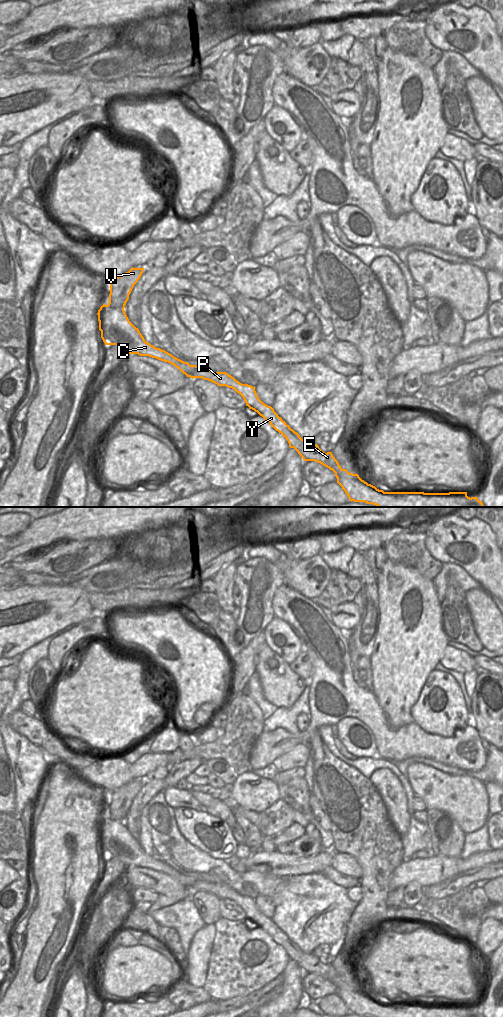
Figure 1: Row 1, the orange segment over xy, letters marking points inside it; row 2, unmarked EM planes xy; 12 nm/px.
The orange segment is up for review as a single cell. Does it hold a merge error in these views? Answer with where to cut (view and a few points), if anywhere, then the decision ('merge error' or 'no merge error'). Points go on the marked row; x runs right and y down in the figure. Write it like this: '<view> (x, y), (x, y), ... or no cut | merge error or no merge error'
xy (107, 305), (123, 309) | merge error

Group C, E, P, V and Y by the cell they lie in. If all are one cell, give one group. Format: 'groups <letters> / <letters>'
groups C E P Y / V

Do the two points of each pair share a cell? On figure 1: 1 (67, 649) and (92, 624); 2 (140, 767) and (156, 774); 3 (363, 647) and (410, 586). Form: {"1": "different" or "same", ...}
{"1": "same", "2": "different", "3": "different"}

